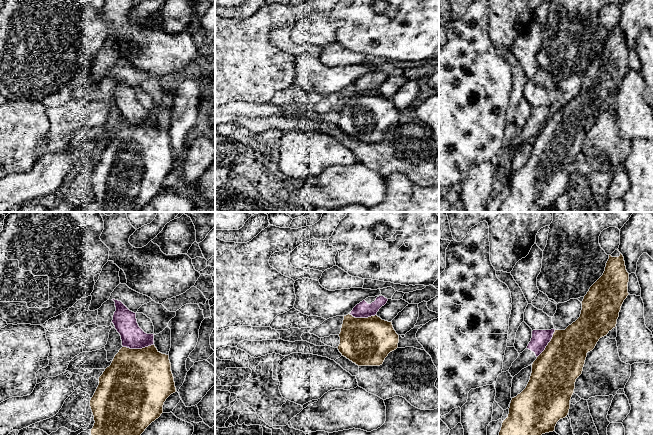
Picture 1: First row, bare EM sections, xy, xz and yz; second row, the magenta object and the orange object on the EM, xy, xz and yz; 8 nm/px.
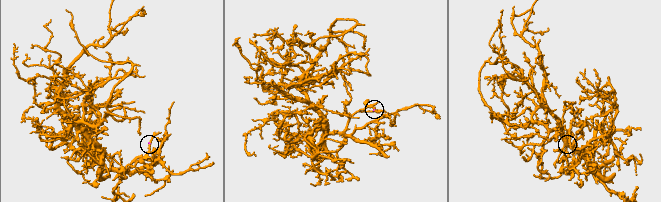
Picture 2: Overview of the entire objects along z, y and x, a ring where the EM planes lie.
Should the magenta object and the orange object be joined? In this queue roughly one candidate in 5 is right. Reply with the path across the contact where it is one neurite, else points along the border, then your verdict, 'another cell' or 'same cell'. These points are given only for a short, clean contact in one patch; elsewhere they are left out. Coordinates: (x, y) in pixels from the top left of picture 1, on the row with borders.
along xy (153, 344), (141, 348), (123, 347) | another cell

